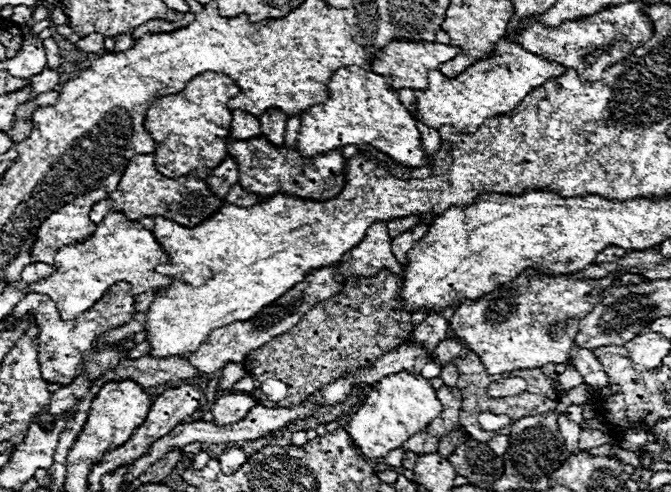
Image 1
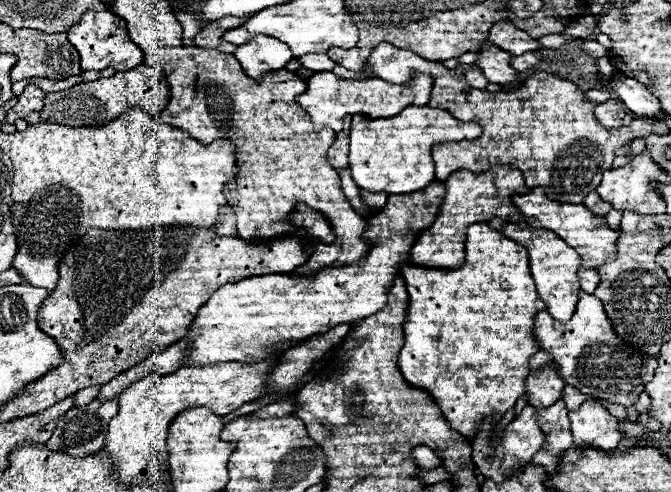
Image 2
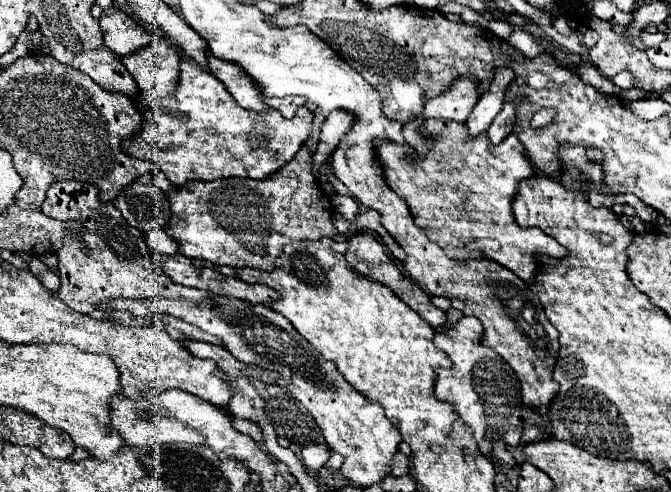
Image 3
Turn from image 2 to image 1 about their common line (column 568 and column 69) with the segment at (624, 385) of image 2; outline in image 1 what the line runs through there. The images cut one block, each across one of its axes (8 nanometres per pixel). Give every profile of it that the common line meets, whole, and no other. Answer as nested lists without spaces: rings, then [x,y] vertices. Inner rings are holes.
[[[116,282],[108,292],[106,298],[100,298],[100,302],[96,302],[90,310],[82,312],[80,316],[76,316],[74,320],[62,320],[60,312],[54,304],[54,300],[46,294],[26,294],[26,298],[22,298],[22,302],[16,306],[16,310],[12,310],[12,314],[30,314],[34,312],[38,318],[38,328],[42,330],[40,334],[40,352],[38,352],[38,360],[42,366],[42,378],[46,382],[54,382],[60,386],[68,386],[72,384],[72,380],[82,372],[82,356],[94,348],[94,340],[100,338],[102,334],[106,334],[108,330],[114,330],[126,322],[130,322],[136,314],[136,296],[130,292],[128,282]]]

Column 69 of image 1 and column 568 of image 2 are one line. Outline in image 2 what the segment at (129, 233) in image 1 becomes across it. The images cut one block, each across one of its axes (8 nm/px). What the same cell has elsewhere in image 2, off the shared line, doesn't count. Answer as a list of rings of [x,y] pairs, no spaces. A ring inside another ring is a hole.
[[[506,224],[500,228],[500,232],[526,246],[526,250],[530,254],[532,276],[534,276],[540,298],[546,302],[552,318],[556,318],[558,322],[568,322],[574,314],[576,298],[580,292],[580,284],[576,278],[576,270],[580,268],[580,256],[576,254],[576,250],[572,250],[564,240],[556,238],[556,234],[552,234],[552,230],[540,230],[540,228],[532,228],[532,226],[520,230],[514,224]]]

